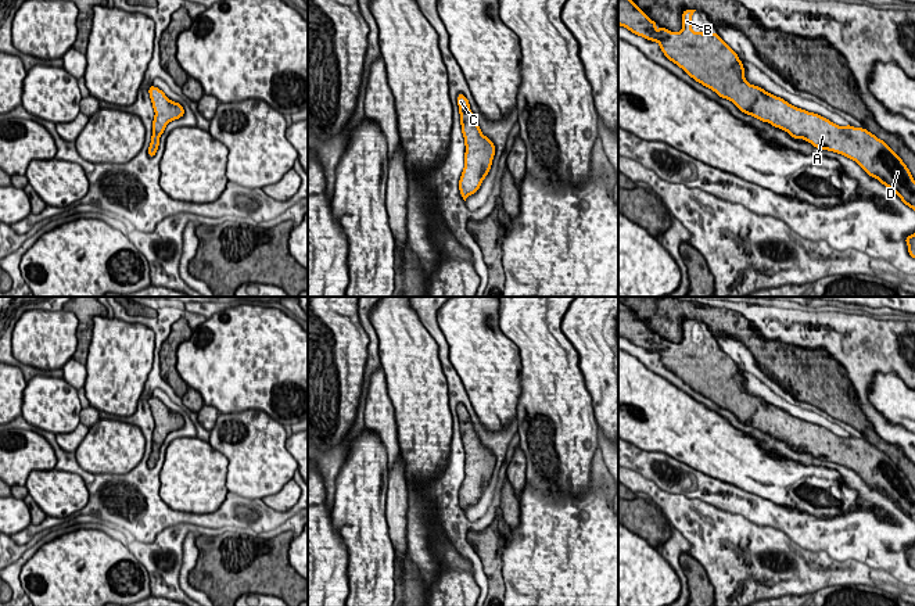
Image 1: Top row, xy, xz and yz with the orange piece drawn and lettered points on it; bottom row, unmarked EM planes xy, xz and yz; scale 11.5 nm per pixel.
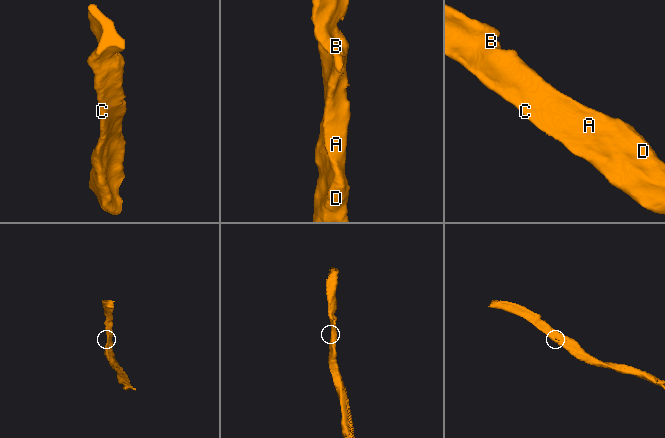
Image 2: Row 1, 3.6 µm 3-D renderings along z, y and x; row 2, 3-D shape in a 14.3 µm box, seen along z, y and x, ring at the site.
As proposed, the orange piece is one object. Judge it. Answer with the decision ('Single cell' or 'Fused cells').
Single cell

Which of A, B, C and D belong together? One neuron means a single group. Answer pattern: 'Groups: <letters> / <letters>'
Groups: A B C D

